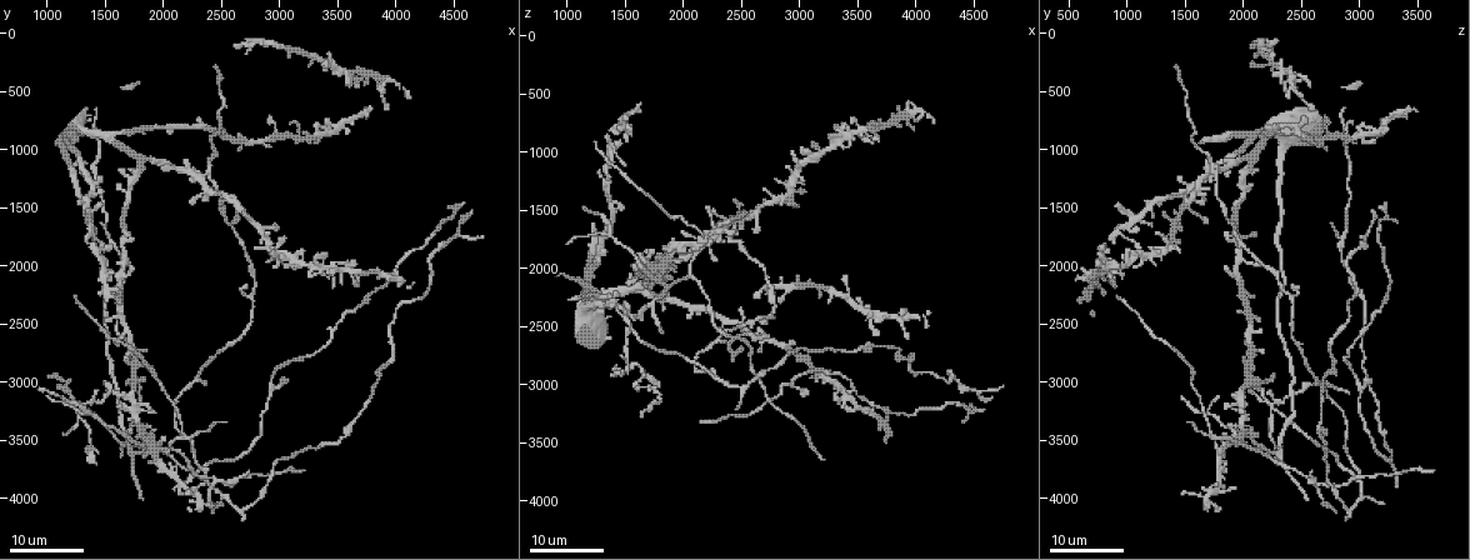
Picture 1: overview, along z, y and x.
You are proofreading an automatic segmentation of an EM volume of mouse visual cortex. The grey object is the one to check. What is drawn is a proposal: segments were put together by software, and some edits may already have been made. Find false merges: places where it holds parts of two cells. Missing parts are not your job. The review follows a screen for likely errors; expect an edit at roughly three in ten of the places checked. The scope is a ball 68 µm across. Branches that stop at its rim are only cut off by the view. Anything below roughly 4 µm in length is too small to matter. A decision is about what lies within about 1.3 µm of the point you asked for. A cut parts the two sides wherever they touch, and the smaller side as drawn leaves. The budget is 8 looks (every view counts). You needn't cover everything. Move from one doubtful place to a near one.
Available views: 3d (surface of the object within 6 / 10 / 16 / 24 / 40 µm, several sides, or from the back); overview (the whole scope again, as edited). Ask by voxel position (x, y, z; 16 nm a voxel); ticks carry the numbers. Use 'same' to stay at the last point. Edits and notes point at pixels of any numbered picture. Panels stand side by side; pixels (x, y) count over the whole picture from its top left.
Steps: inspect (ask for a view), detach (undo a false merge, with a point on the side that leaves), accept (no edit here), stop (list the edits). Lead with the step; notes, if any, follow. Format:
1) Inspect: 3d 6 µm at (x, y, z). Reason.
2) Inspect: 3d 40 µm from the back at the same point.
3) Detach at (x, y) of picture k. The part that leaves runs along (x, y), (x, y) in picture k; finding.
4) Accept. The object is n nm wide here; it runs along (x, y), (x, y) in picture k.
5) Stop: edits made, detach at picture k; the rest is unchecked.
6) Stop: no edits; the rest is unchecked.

Inspect: 3d 24 µm at (2380, 1200, 1740). Branch point.

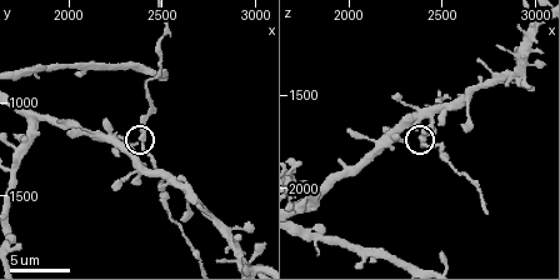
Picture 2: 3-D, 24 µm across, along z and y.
Inspect: 3d 6 µm at (2400, 1180, 1740). Zoom in.

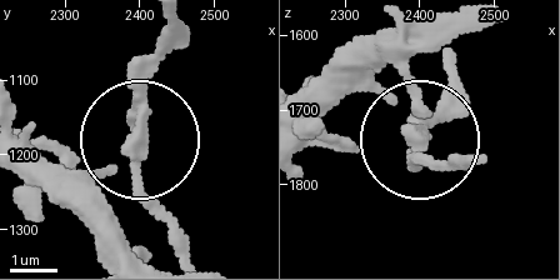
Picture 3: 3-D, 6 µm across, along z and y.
Accept. It runs along (190, 251), (143, 180), (143, 73), (154, 40) in picture 3; one cell here.

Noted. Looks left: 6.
Inspect: 3d 24 µm at (1300, 3200, 2260). Four arms meet.

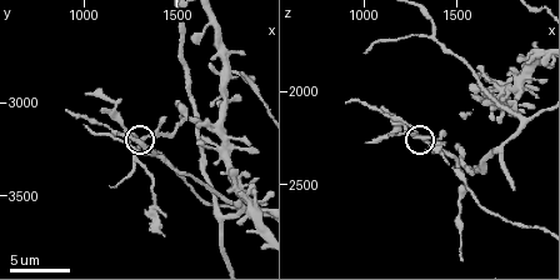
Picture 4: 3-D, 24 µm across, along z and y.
Inspect: 3d 6 µm at the same point. Closer look.

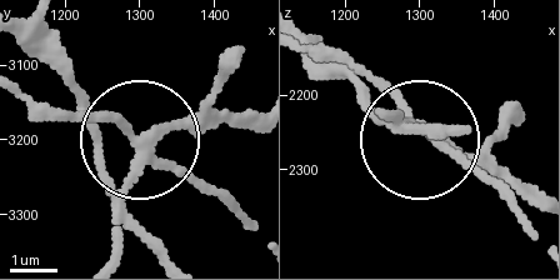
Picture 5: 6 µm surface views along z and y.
Detach at (203, 114) of picture 5. 4 arms meet here; the part that leaves runs along (144, 153), (188, 121), (259, 113) in picture 5; two cells meet here.

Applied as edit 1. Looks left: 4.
Inspect: overview.

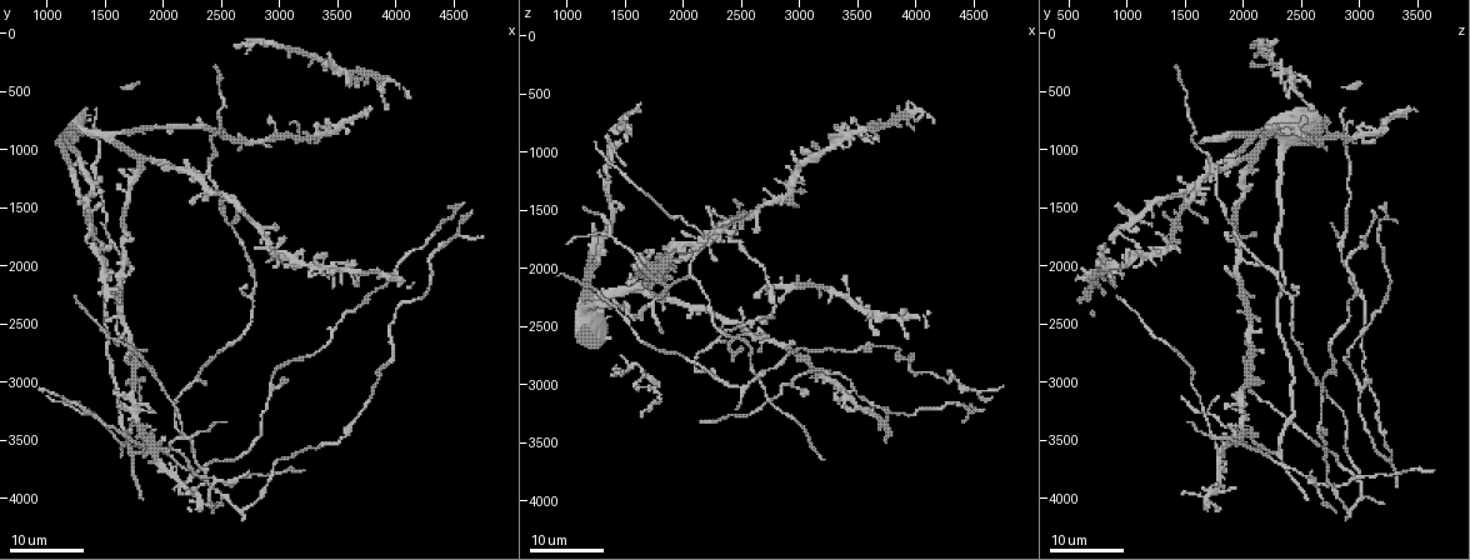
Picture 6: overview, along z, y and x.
Inspect: 3d 16 µm at (2200, 3480, 1760). Three-way junction.

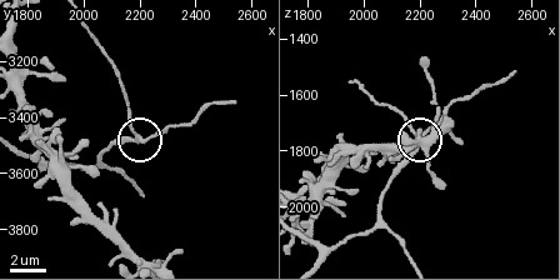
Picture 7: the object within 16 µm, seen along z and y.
Inspect: 3d 6 µm at the same point. Zoom in.

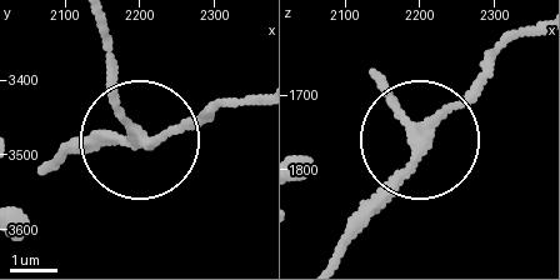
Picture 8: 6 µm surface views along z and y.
Accept. Continuous, no second cell.

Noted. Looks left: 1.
Stop: edits made, detach at picture 5; the rest is unchecked.

